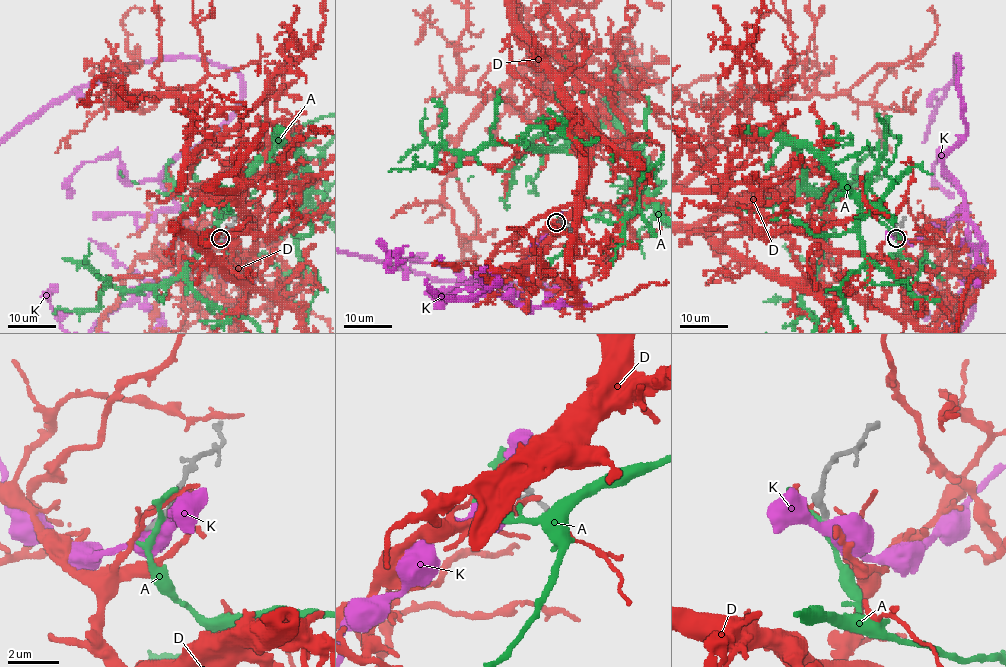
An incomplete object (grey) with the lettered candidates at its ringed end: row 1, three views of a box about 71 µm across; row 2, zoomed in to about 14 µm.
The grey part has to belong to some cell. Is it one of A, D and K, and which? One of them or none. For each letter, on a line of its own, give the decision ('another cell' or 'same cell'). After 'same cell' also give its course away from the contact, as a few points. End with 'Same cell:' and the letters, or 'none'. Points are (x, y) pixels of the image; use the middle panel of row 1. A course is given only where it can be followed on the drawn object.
A: another cell
D: another cell
K: another cell
Same cell: none

